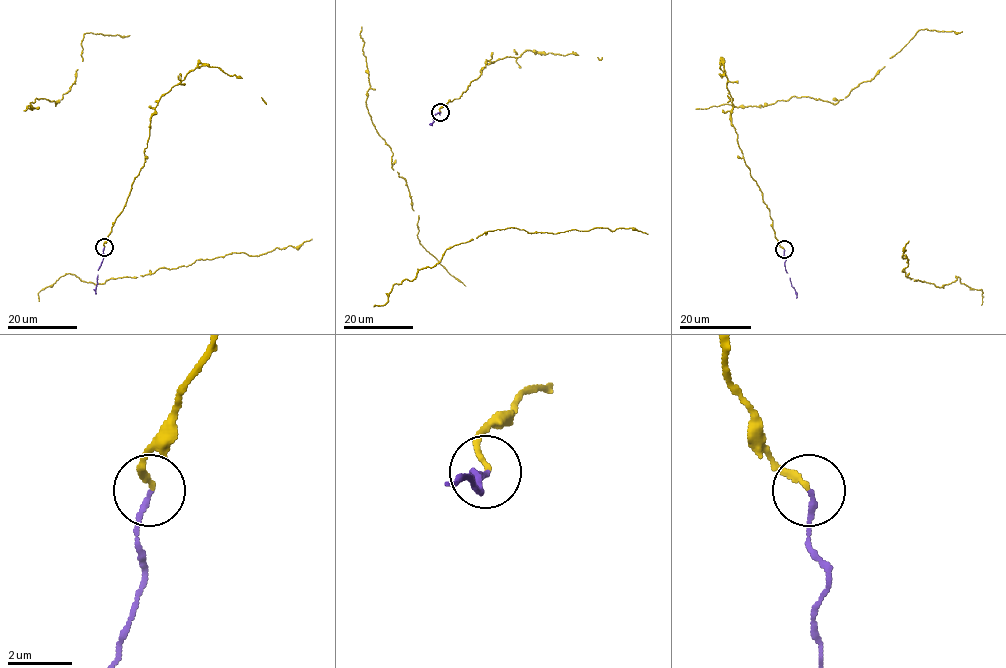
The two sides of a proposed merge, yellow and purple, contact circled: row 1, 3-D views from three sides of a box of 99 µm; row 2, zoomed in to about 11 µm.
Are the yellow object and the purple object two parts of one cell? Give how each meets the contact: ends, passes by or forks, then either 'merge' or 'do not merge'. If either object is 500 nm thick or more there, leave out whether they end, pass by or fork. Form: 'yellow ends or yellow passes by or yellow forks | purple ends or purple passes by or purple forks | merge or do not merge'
yellow ends | purple ends | merge

